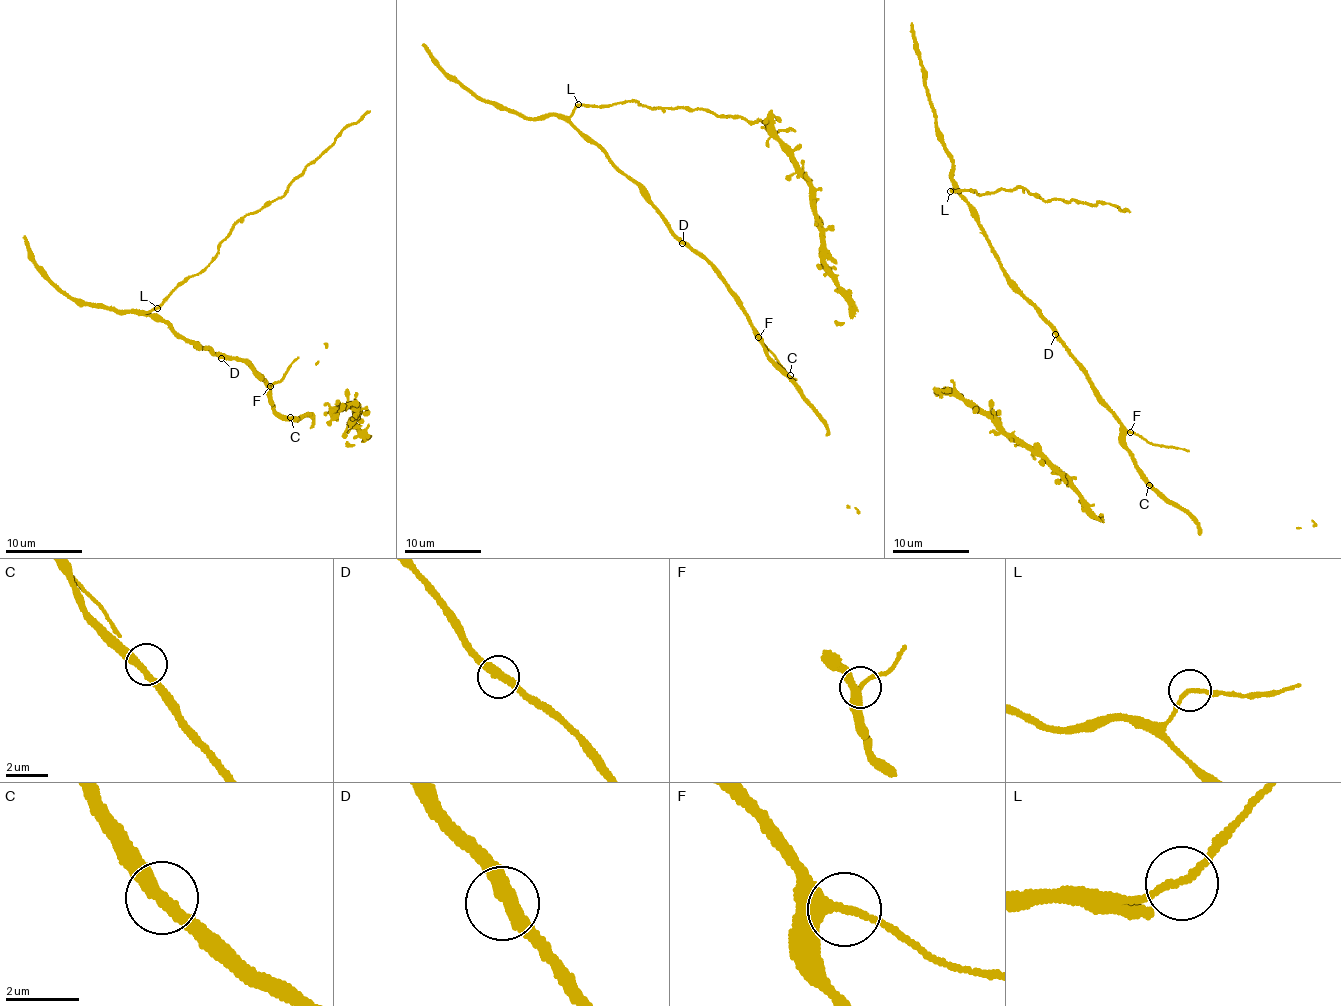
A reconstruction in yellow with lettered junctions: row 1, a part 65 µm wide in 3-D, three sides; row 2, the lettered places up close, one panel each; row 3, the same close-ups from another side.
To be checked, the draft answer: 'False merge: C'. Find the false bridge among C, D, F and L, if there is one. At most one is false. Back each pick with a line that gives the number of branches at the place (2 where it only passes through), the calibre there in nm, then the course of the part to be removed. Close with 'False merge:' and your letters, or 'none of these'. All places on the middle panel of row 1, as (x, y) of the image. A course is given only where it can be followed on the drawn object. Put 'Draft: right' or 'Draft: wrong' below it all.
False merge: none of these
Draft: wrong

